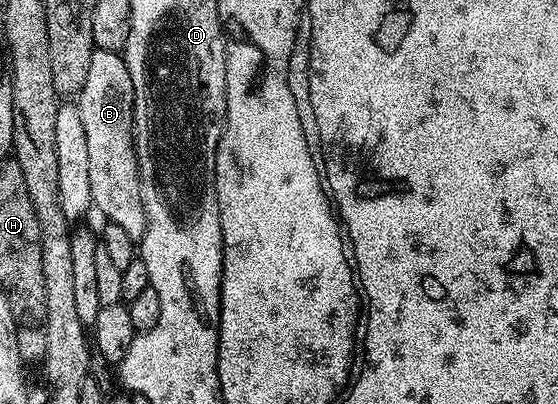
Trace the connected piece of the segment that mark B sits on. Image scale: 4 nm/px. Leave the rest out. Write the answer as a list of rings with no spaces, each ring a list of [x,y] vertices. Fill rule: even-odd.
[[[94,49],[84,86],[76,103],[84,122],[88,142],[88,182],[92,185],[91,205],[106,215],[111,224],[121,226],[128,235],[141,242],[146,229],[146,211],[142,183],[138,173],[138,155],[134,149],[134,91],[132,74],[128,74],[125,55]]]

